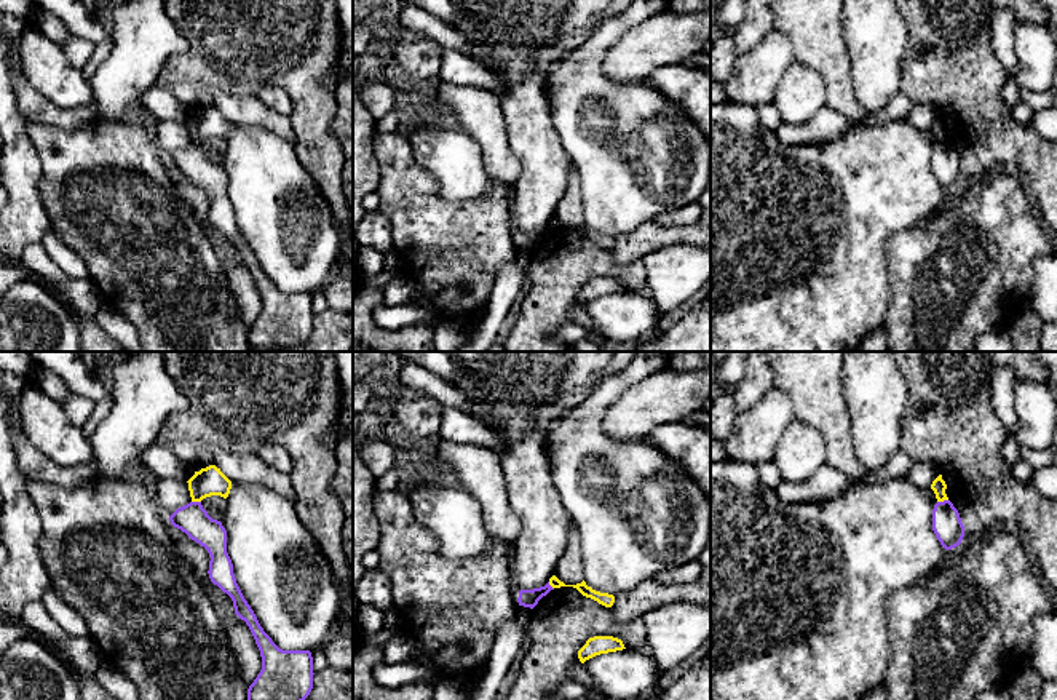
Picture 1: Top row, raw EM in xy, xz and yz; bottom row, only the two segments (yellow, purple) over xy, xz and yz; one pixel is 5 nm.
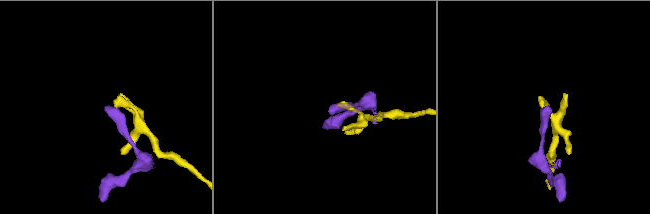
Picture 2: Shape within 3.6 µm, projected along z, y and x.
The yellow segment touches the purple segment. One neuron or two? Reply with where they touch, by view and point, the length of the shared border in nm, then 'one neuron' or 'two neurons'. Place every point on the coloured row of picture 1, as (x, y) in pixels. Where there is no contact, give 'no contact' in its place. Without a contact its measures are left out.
yz (942, 501) | 60 nm | two neurons

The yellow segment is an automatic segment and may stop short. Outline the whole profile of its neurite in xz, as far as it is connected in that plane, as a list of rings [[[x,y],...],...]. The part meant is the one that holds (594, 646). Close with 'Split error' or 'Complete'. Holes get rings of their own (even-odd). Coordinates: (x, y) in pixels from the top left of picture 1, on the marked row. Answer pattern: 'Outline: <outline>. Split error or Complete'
Outline: [[[594,636],[586,641],[586,644],[578,650],[578,658],[581,663],[586,660],[608,652],[616,652],[626,649],[623,641],[613,636]]]. Complete

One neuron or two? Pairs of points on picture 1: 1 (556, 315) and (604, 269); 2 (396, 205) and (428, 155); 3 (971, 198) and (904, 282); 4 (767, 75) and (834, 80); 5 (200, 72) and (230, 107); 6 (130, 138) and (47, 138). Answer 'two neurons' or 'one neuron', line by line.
1: one neuron
2: two neurons
3: one neuron
4: two neurons
5: two neurons
6: one neuron

